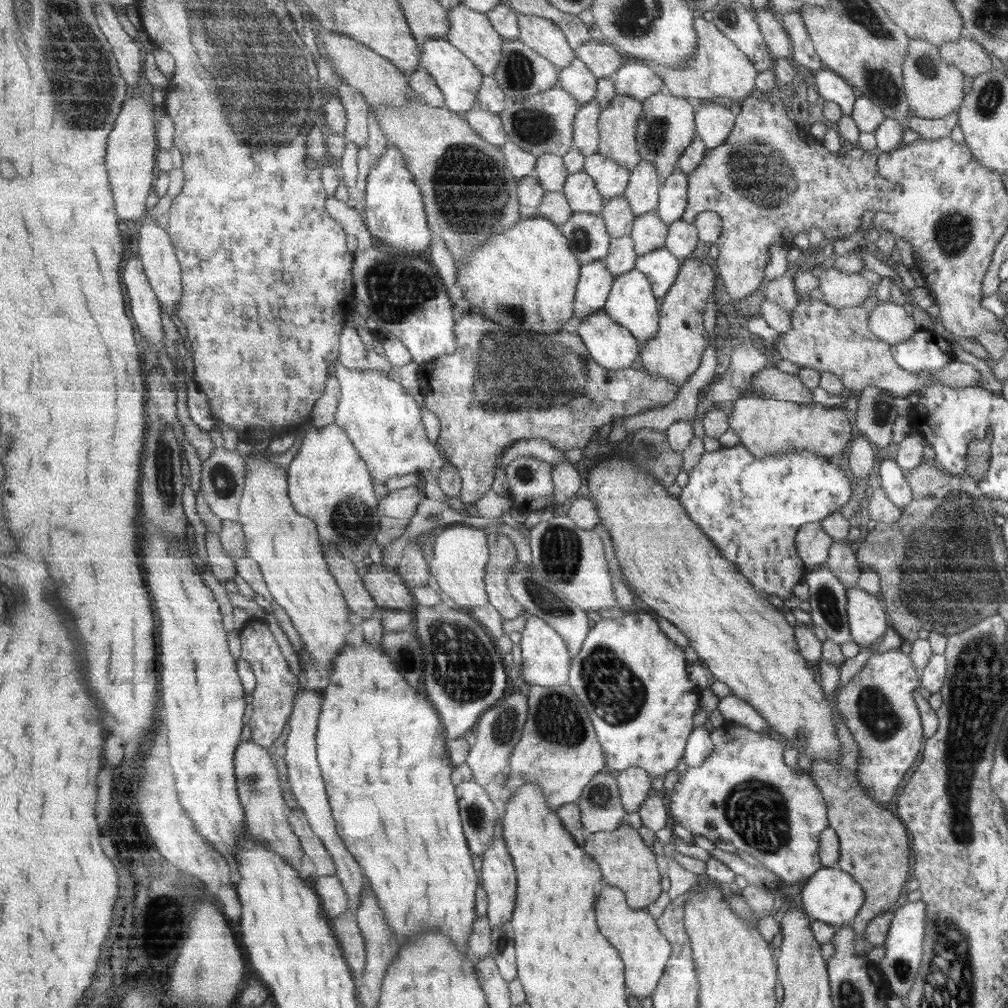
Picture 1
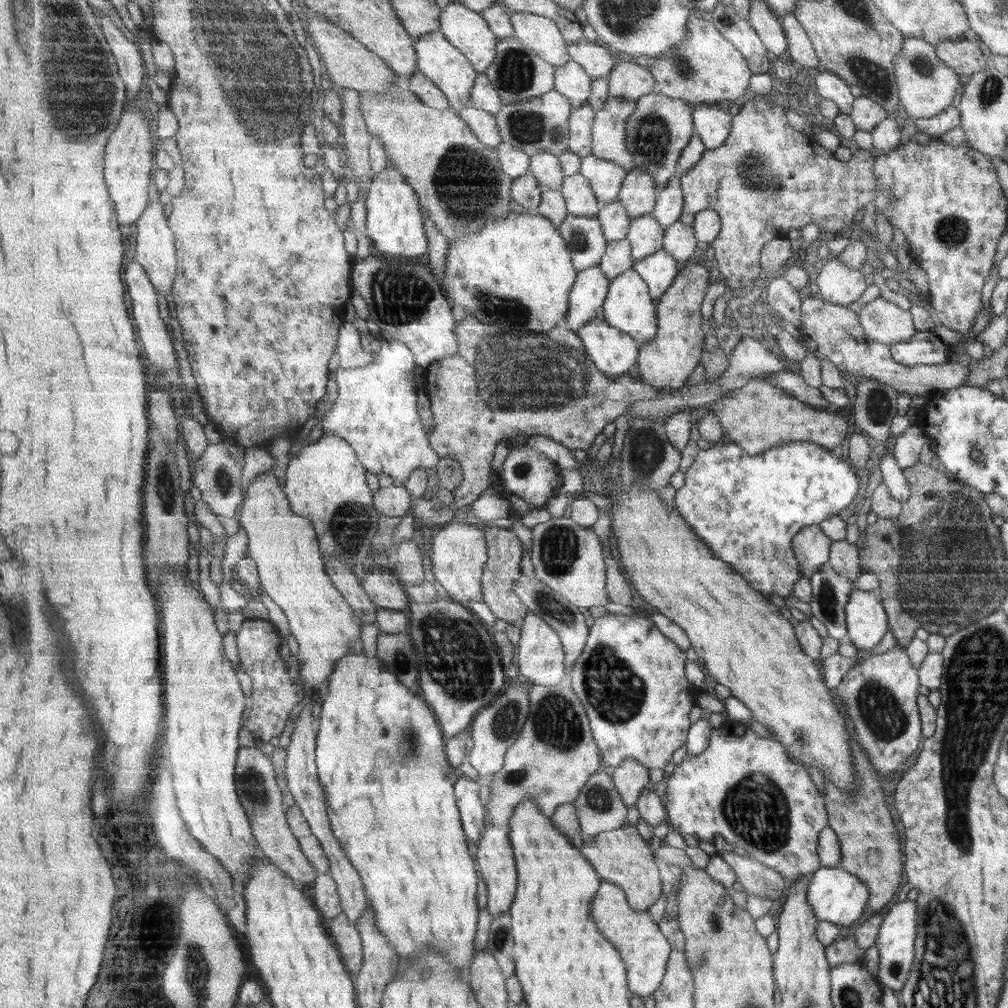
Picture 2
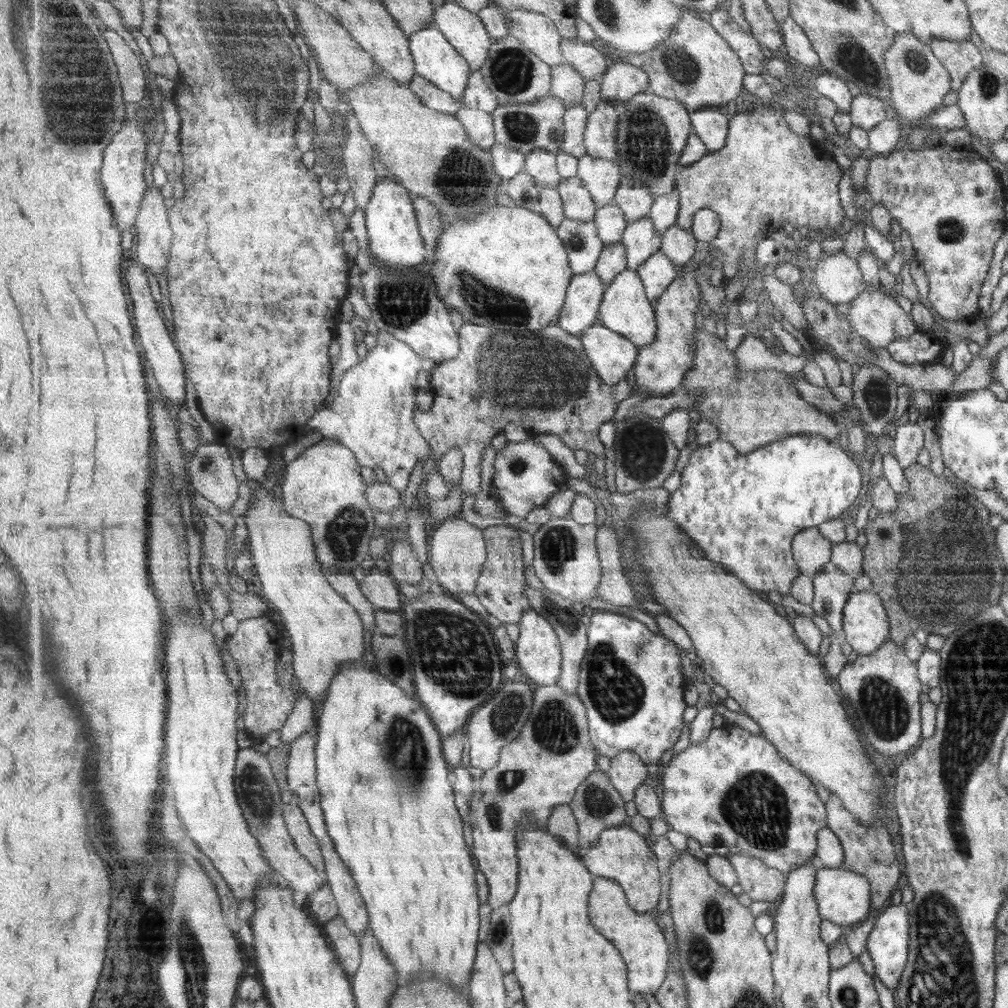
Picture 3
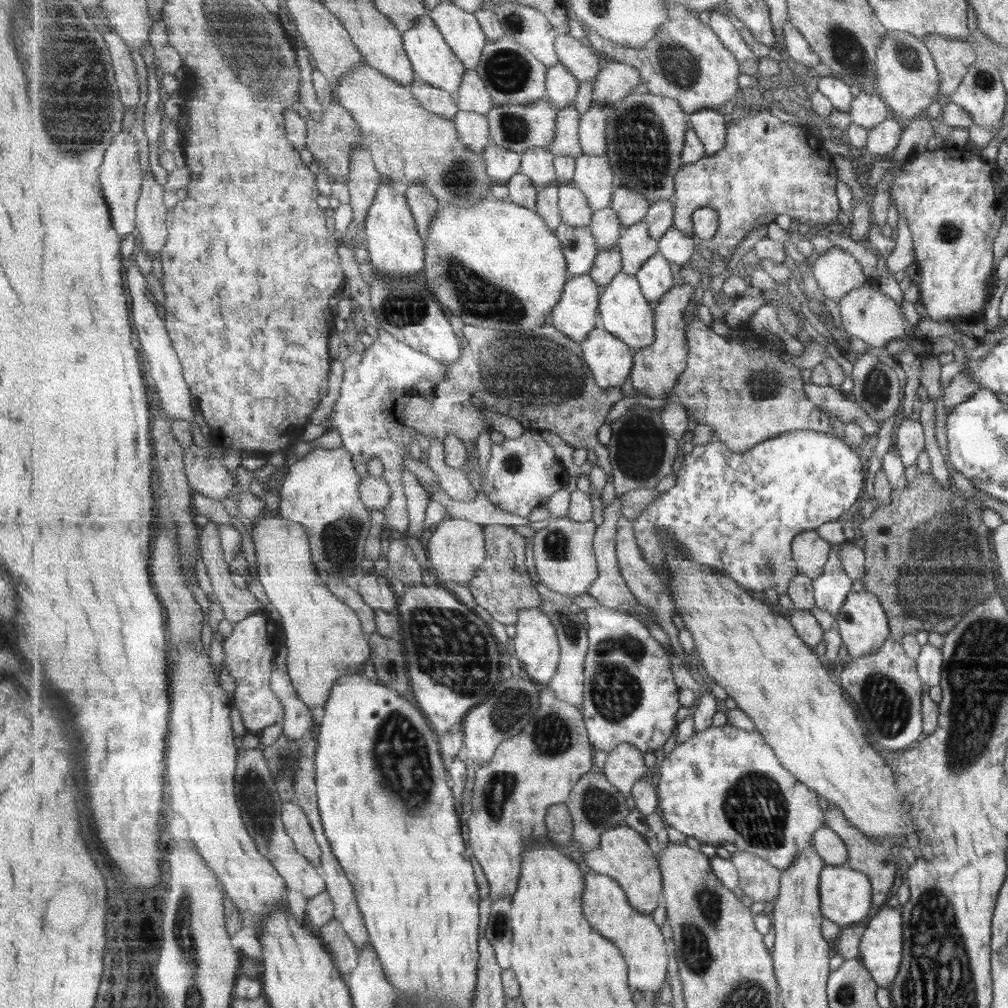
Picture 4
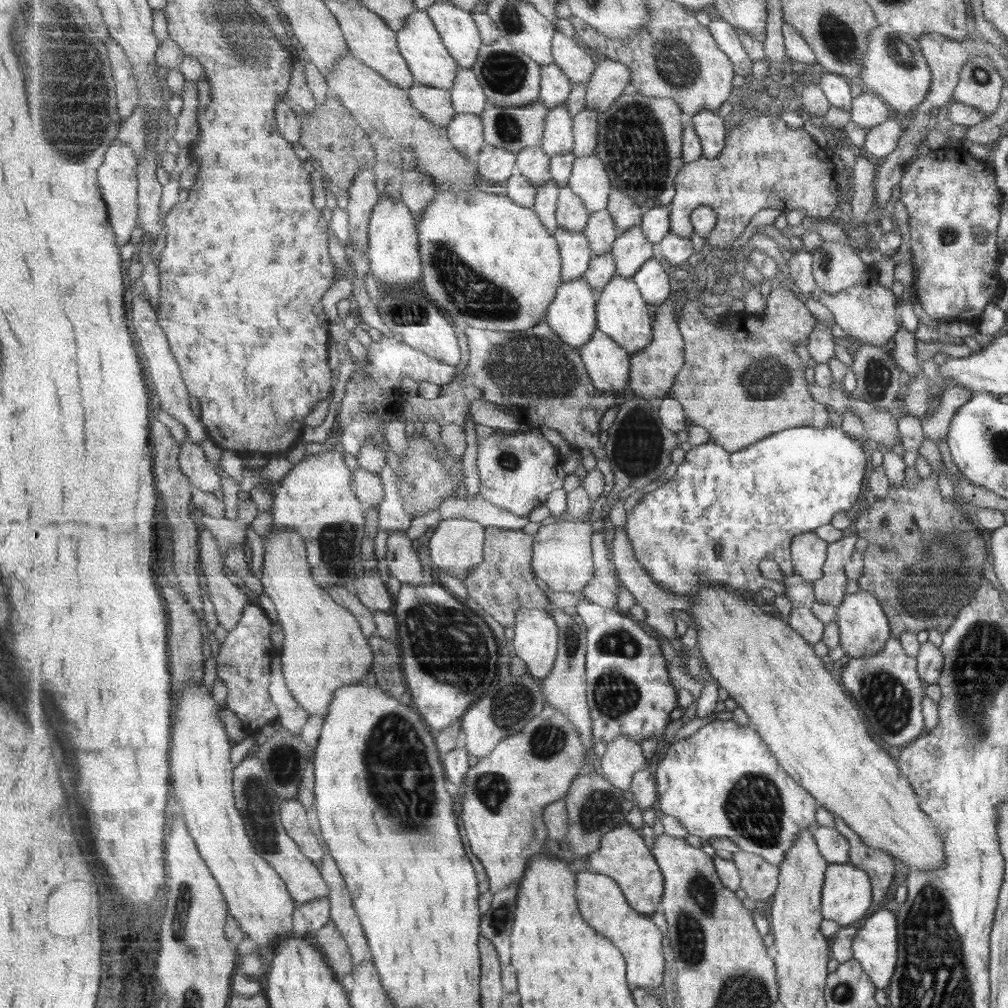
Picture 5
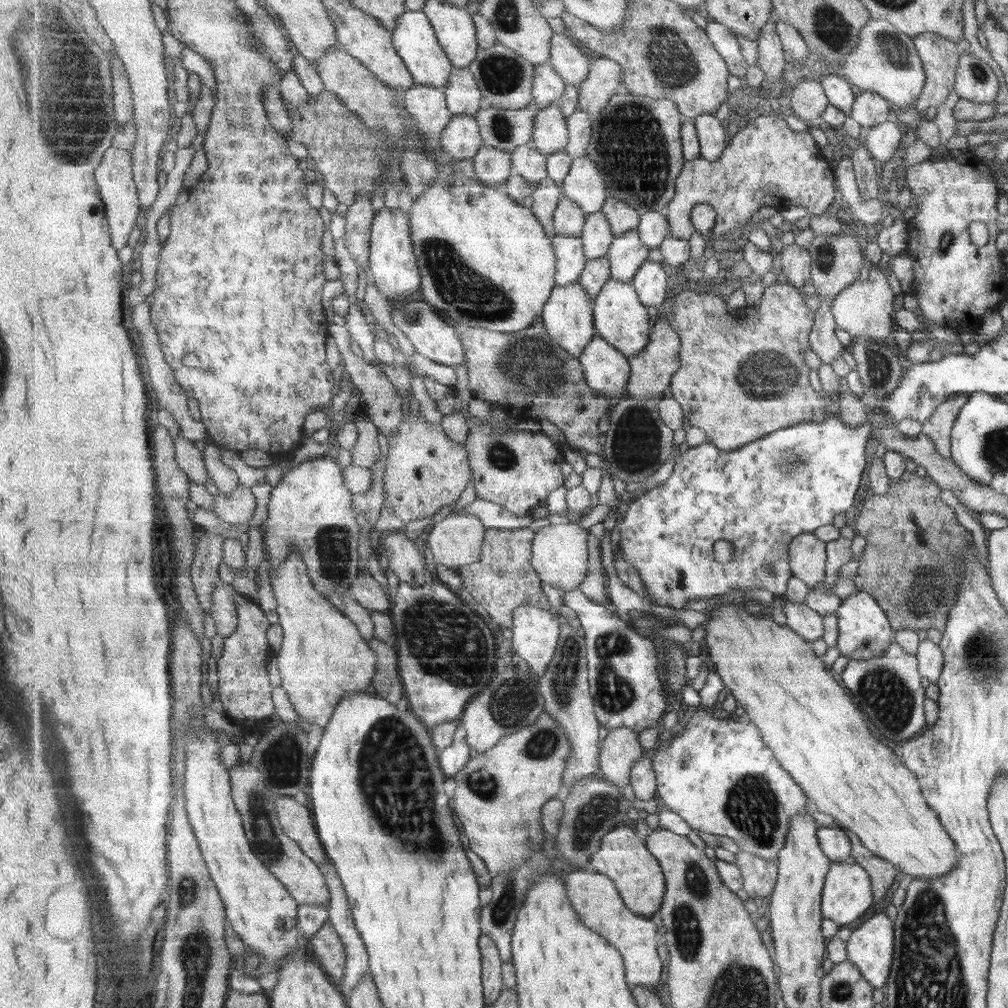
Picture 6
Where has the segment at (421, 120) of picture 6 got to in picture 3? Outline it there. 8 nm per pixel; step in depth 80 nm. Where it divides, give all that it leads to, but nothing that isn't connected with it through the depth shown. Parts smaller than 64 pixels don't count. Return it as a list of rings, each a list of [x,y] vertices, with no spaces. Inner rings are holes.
[[[416,74],[408,86],[425,106],[432,107],[433,110],[456,116],[463,107],[462,104],[453,99],[452,94],[441,90],[441,88],[435,86],[432,82],[429,82],[429,79],[423,78],[420,74]]]

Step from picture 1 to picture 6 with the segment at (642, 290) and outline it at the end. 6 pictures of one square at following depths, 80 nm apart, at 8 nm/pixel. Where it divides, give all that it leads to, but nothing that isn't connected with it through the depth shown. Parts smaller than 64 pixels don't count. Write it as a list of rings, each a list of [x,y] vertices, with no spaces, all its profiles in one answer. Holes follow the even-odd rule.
[[[611,277],[592,305],[596,329],[604,339],[617,347],[617,350],[620,350],[627,358],[645,350],[651,340],[651,324],[649,324],[647,306],[641,302],[633,283],[621,282]]]

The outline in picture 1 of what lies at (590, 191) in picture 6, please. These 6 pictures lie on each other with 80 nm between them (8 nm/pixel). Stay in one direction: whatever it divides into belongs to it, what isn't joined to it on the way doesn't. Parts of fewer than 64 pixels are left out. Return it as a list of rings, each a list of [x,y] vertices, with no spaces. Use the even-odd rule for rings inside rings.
[[[599,152],[586,156],[584,171],[595,179],[605,200],[623,195],[632,177],[632,171]]]

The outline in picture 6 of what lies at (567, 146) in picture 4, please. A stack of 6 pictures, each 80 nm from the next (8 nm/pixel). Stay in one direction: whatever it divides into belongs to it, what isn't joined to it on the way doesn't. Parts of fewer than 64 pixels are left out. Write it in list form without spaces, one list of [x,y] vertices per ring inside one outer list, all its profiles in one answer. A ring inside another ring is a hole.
[[[558,103],[553,104],[537,113],[533,146],[547,156],[561,150],[565,151],[569,133],[567,117],[561,112]]]

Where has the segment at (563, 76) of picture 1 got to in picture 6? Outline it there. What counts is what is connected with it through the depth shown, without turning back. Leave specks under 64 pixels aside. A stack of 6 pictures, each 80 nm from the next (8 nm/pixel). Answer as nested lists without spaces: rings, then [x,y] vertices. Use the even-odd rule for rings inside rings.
[[[551,62],[536,65],[533,98],[538,108],[545,109],[559,103],[566,88],[565,81],[559,76]]]

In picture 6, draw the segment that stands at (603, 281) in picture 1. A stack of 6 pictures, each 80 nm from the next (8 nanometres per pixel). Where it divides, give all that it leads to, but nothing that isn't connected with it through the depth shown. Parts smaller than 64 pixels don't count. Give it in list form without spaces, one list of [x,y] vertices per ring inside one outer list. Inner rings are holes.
[[[579,282],[567,286],[556,286],[545,305],[541,320],[554,341],[578,359],[598,332],[592,302],[588,292]]]

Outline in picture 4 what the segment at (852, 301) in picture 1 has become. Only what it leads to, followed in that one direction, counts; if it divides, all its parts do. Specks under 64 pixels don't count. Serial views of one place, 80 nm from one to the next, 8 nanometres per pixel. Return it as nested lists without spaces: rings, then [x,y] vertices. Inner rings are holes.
[[[833,245],[824,254],[813,258],[812,269],[824,298],[837,302],[849,290],[859,288],[866,281],[855,258],[837,246]]]

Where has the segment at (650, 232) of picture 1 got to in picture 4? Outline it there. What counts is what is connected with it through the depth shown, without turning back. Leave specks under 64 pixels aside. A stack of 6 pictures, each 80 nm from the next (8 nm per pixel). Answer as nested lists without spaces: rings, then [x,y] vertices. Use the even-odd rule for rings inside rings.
[[[645,221],[622,227],[618,248],[623,257],[622,271],[636,275],[649,258],[660,252],[660,242],[649,232]]]

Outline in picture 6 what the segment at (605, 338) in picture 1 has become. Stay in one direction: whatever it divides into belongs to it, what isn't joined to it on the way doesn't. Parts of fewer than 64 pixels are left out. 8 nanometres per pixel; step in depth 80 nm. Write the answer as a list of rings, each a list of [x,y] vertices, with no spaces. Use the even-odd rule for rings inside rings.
[[[598,332],[580,356],[589,386],[598,395],[618,401],[628,388],[632,368],[629,359]]]

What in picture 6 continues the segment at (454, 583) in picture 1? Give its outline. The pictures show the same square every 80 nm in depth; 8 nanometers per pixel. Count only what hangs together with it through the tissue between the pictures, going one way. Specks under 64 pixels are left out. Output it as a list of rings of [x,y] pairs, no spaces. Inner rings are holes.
[[[450,515],[434,524],[428,536],[434,562],[458,572],[461,566],[479,562],[486,529],[475,515]]]

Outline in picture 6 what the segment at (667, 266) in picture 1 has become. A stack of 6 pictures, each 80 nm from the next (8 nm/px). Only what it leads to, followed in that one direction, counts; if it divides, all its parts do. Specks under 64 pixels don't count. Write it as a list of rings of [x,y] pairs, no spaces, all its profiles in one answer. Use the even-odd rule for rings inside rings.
[[[645,261],[632,283],[645,306],[661,307],[672,296],[667,288],[667,274],[661,263]]]

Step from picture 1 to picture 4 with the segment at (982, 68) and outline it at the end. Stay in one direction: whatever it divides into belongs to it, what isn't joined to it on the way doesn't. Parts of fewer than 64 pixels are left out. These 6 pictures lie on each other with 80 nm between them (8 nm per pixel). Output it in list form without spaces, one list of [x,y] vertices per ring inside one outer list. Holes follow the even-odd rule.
[[[933,34],[927,35],[922,43],[927,48],[927,54],[931,55],[940,76],[940,90],[933,101],[938,102],[941,95],[950,96],[959,86],[968,66],[973,64],[977,56],[962,40],[951,41]]]

